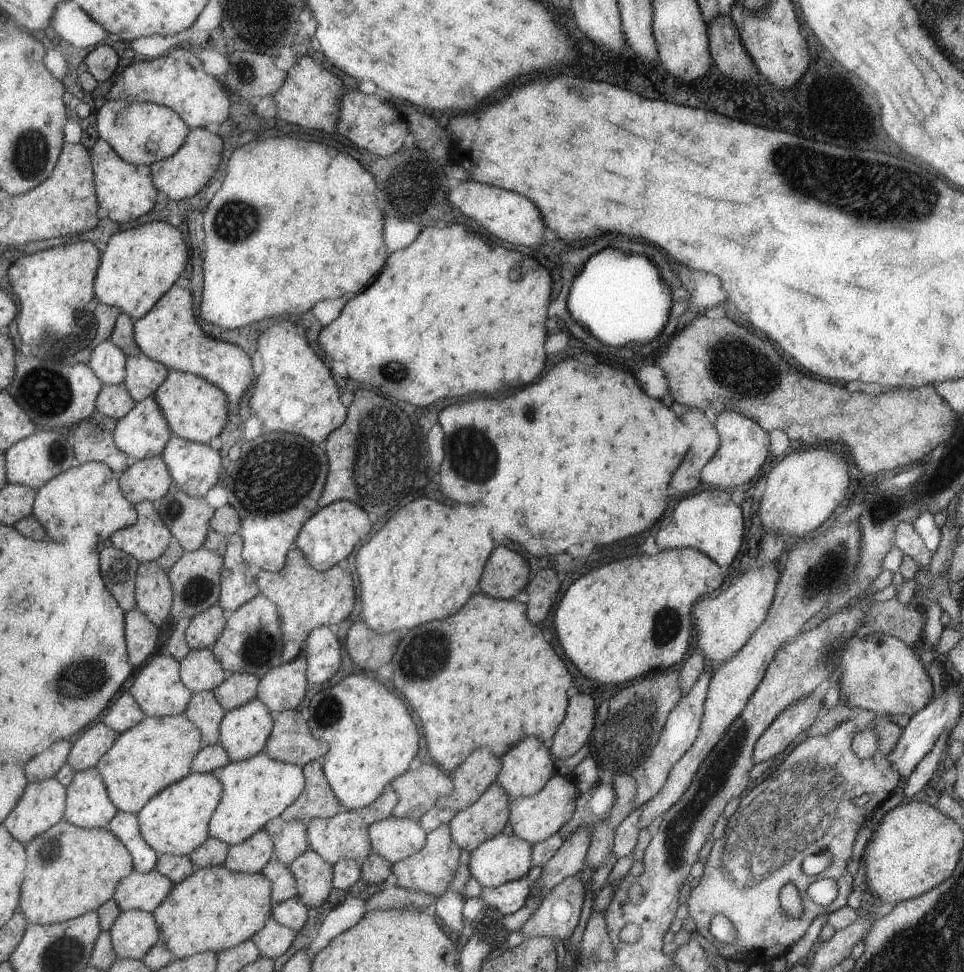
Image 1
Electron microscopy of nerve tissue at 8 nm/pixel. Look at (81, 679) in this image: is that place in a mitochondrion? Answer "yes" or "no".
yes

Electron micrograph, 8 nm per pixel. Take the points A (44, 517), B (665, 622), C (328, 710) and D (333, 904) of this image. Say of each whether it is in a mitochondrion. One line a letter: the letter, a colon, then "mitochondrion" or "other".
A: other
B: mitochondrion
C: mitochondrion
D: other

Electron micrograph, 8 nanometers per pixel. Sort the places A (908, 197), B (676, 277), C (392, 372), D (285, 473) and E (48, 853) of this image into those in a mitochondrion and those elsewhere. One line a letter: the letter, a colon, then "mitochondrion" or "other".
A: mitochondrion
B: other
C: mitochondrion
D: mitochondrion
E: mitochondrion

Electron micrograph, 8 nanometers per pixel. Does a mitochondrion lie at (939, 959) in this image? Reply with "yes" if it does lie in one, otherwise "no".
yes

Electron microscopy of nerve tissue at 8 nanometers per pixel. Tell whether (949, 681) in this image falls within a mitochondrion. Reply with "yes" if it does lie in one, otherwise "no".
no

